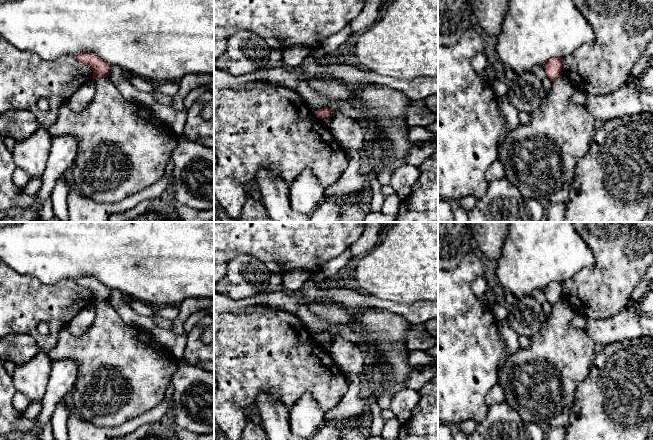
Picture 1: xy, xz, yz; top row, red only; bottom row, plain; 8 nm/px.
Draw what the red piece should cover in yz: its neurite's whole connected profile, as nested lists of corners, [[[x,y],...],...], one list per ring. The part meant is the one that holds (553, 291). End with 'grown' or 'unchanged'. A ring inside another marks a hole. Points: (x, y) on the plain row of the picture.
[[[551,282],[544,289],[546,301],[551,305],[555,305],[562,298],[563,283]]]; unchanged

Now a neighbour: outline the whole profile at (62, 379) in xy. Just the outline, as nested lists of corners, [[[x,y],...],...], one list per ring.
[[[61,359],[51,363],[46,392],[42,398],[42,408],[37,416],[41,426],[51,421],[57,404],[74,389],[77,374],[78,366],[72,359]]]

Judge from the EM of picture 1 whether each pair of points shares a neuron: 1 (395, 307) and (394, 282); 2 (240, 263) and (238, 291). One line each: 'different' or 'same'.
1: different
2: same

